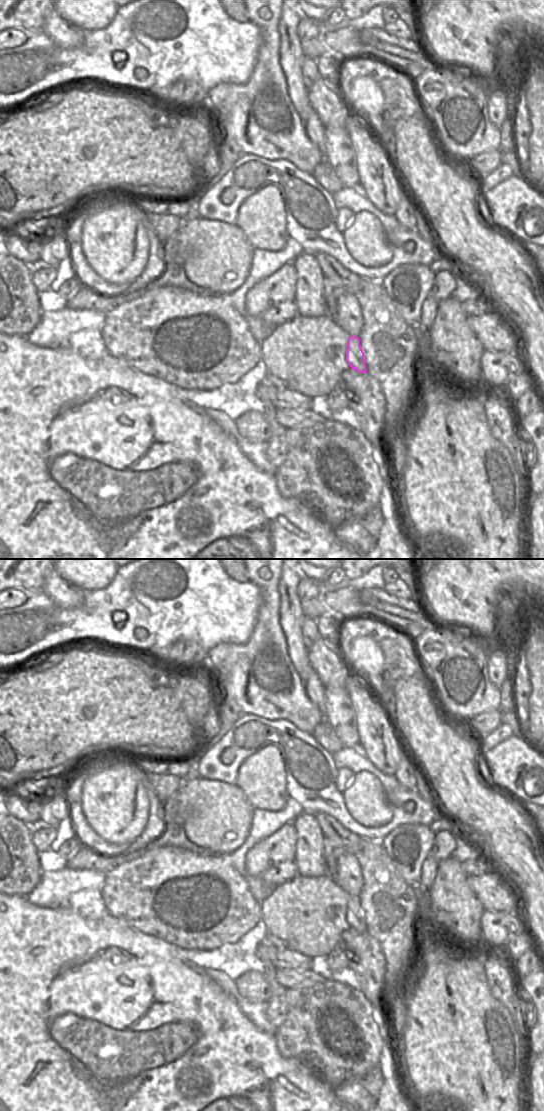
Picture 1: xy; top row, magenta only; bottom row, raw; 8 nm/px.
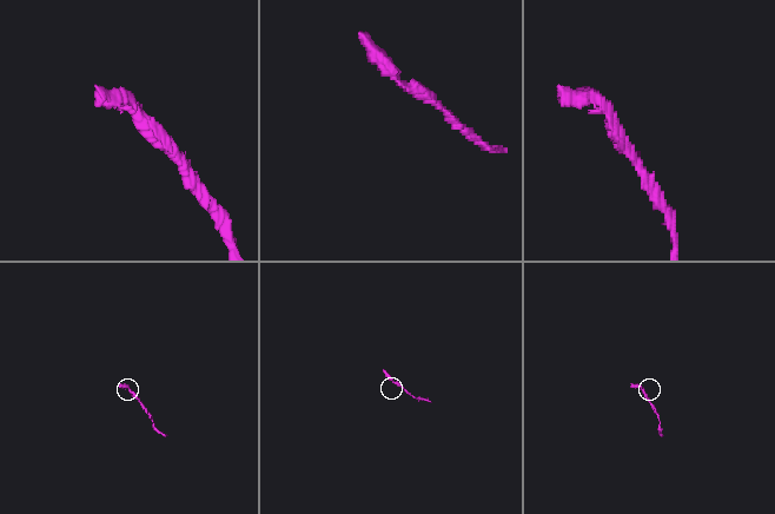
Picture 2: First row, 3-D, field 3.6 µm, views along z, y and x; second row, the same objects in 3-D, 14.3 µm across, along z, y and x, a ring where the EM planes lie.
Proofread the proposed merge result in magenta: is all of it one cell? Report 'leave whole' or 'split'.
leave whole

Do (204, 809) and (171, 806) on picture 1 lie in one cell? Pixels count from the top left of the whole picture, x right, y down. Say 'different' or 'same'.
different

